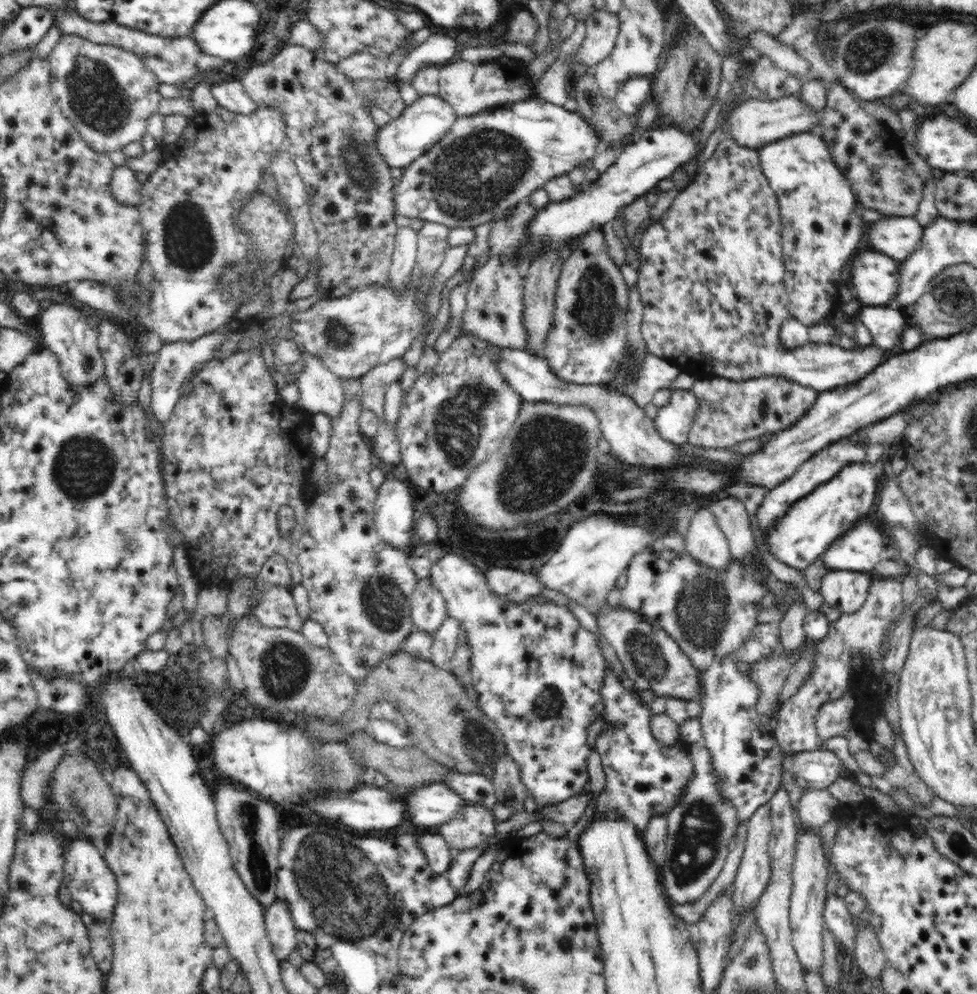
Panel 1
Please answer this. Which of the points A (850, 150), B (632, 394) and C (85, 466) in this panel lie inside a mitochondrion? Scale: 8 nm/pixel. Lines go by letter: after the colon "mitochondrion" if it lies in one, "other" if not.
A: other
B: other
C: mitochondrion

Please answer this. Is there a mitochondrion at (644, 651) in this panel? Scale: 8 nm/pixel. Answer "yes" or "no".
yes

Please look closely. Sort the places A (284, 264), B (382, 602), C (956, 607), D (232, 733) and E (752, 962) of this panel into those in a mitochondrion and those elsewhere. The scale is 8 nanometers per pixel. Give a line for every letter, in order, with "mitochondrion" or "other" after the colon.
A: other
B: mitochondrion
C: other
D: other
E: mitochondrion

